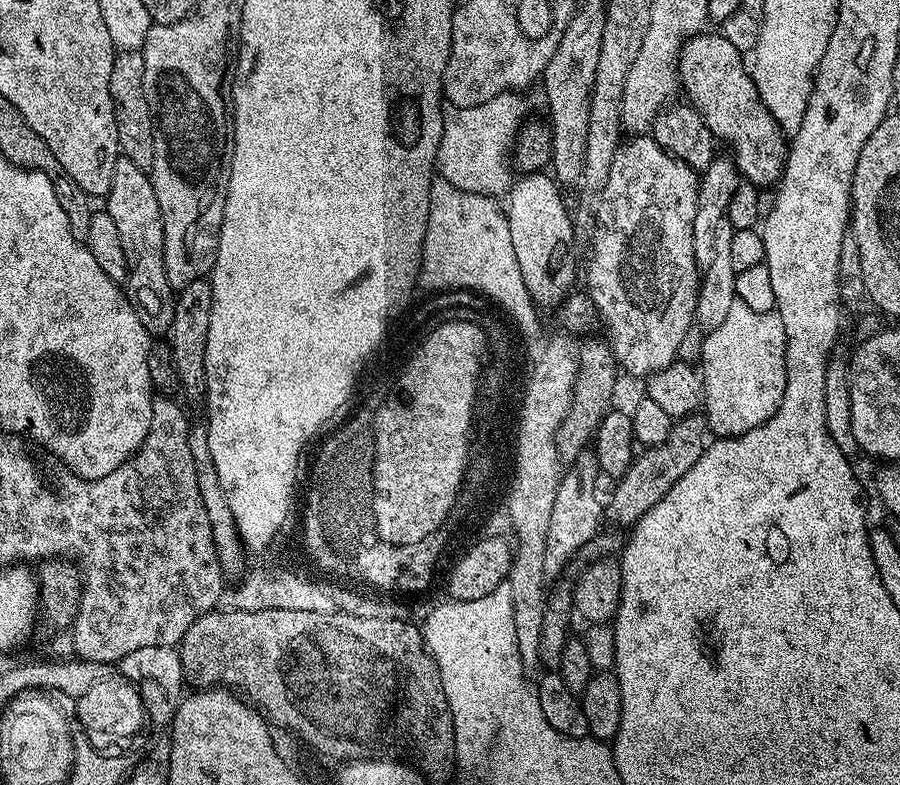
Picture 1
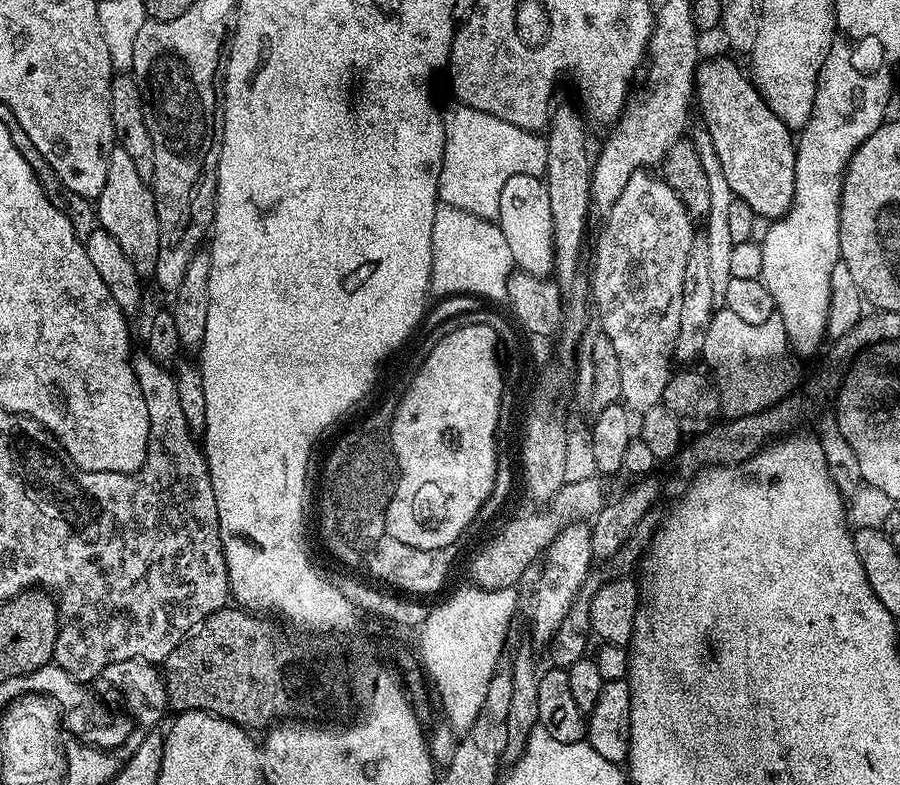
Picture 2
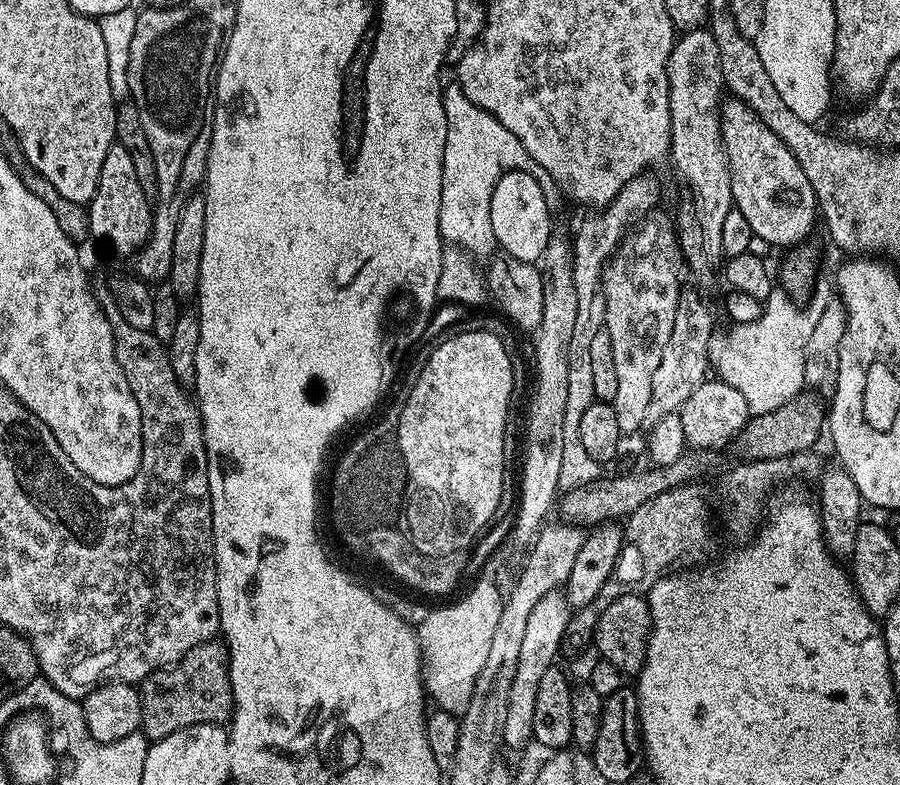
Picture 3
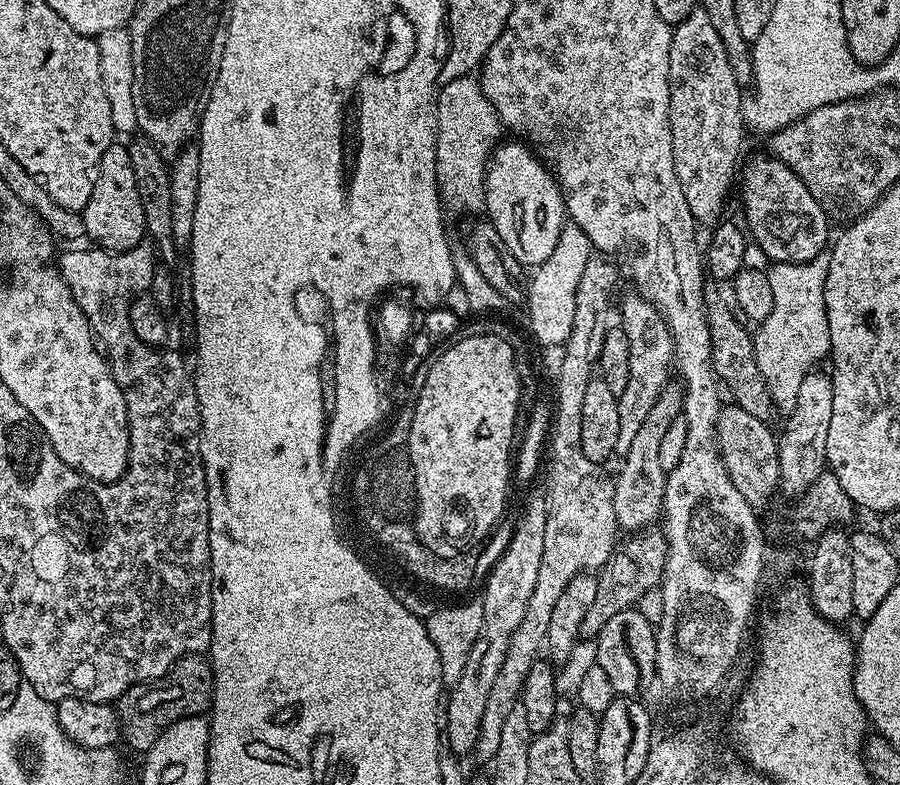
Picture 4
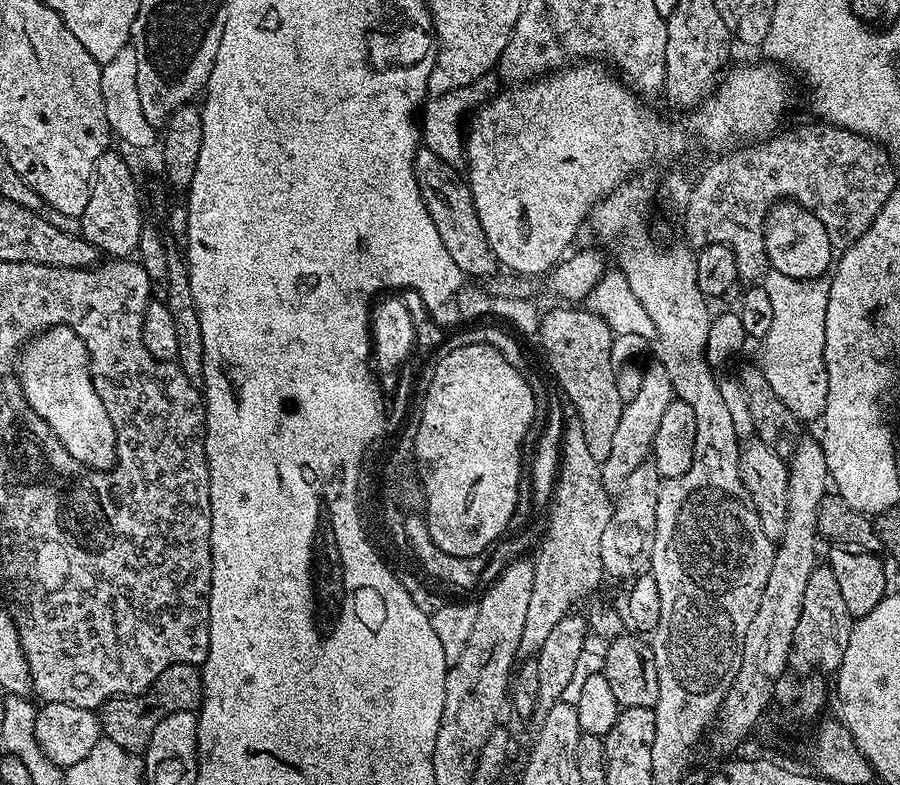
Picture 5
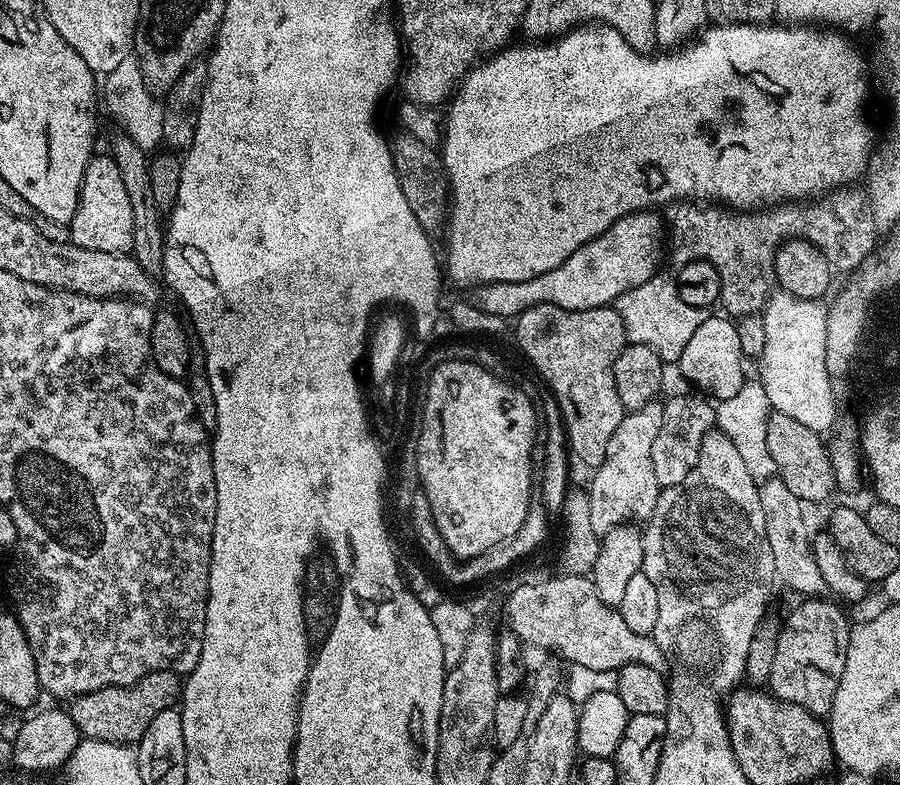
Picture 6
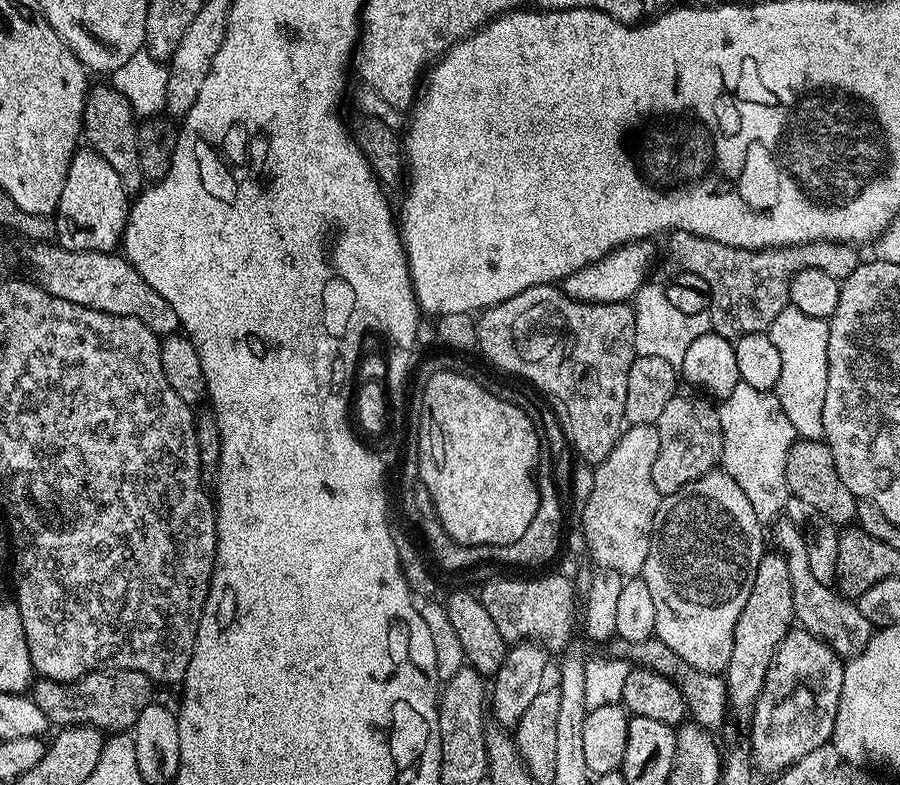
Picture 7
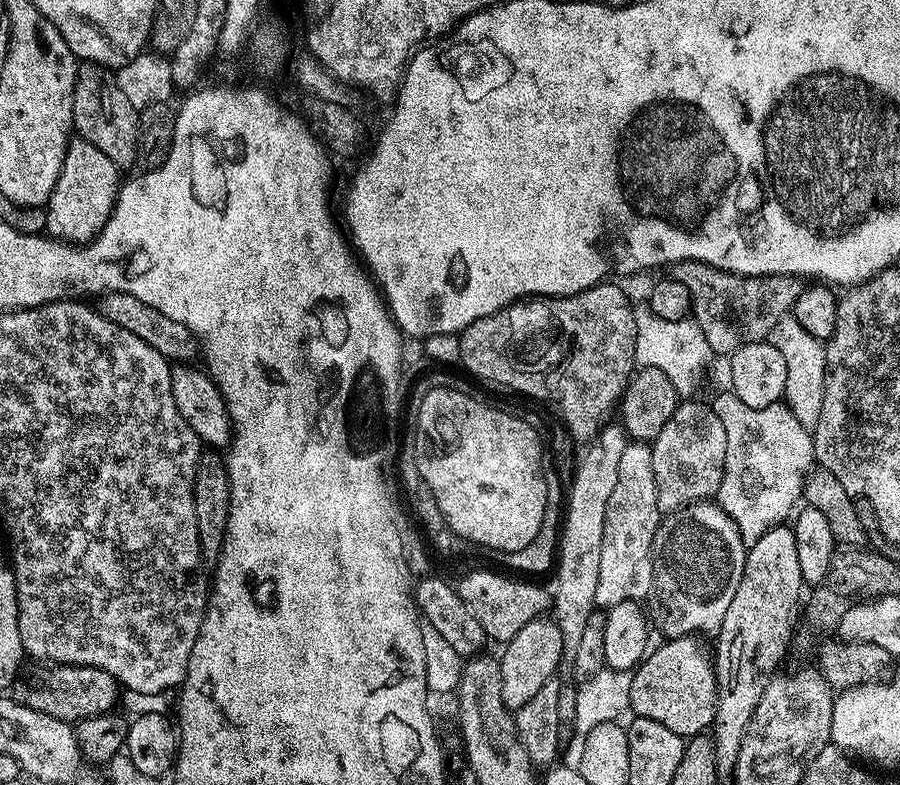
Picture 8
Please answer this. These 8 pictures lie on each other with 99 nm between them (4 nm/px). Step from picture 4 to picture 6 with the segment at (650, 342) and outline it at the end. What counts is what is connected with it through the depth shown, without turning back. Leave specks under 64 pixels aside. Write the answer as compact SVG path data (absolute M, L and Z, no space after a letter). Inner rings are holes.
M654 399L642 410L627 413L618 422L610 446L606 446L606 458L602 466L592 473L592 485L586 488L590 498L590 526L598 534L614 530L620 524L629 522L647 522L652 517L654 506L661 494L658 478L654 478L654 462L650 453L654 451L654 438L658 438L658 429L662 426L663 403Z

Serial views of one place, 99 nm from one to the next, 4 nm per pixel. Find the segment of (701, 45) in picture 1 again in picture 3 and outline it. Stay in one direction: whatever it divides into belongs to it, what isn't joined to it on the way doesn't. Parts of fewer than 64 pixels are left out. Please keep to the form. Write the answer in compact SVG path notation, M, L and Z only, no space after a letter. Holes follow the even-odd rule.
M728 98L723 101L720 125L732 175L732 202L746 217L746 222L750 222L753 237L776 248L798 243L818 220L816 192L806 174L802 174L798 158L794 158L786 142L782 142L742 100Z

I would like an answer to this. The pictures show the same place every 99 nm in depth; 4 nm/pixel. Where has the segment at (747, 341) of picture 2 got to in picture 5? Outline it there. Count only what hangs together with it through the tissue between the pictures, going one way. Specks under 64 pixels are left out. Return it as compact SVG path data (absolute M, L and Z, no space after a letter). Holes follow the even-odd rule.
M769 271L762 281L763 287L774 290L775 299L778 301L776 309L774 310L774 322L770 325L770 330L765 334L762 347L764 353L761 354L759 363L764 370L764 377L766 382L770 382L770 386L774 390L774 394L778 394L778 398L784 400L784 404L791 410L791 412L801 421L812 420L823 417L824 407L828 404L828 375L826 374L826 366L824 365L824 347L826 346L826 306L830 297L831 282L828 278L821 278L819 280L799 280L798 278L786 278L786 274L778 274L777 272Z

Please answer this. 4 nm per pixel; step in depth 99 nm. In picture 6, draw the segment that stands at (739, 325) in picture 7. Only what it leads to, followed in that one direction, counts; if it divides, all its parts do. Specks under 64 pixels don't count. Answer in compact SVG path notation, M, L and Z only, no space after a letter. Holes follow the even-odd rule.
M836 190L815 201L816 208L808 206L776 206L768 210L725 210L720 206L705 206L700 202L684 202L672 216L670 222L670 254L673 265L689 264L695 260L710 262L718 270L720 279L719 303L724 304L723 311L729 317L755 316L768 303L768 297L774 288L774 261L776 250L781 244L793 239L809 240L817 244L822 254L837 273L851 274L860 267L867 256L878 247L878 229L871 207L864 208L866 196L863 191Z

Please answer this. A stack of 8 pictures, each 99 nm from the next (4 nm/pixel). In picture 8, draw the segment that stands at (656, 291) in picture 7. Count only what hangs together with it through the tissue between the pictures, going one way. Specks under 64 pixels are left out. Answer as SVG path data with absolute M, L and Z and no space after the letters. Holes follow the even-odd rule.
M646 304L644 306L637 305L635 309L635 358L637 365L662 370L674 384L677 395L684 398L693 395L701 376L702 378L704 376L704 367L712 352L705 340L704 331L692 318L664 319Z

